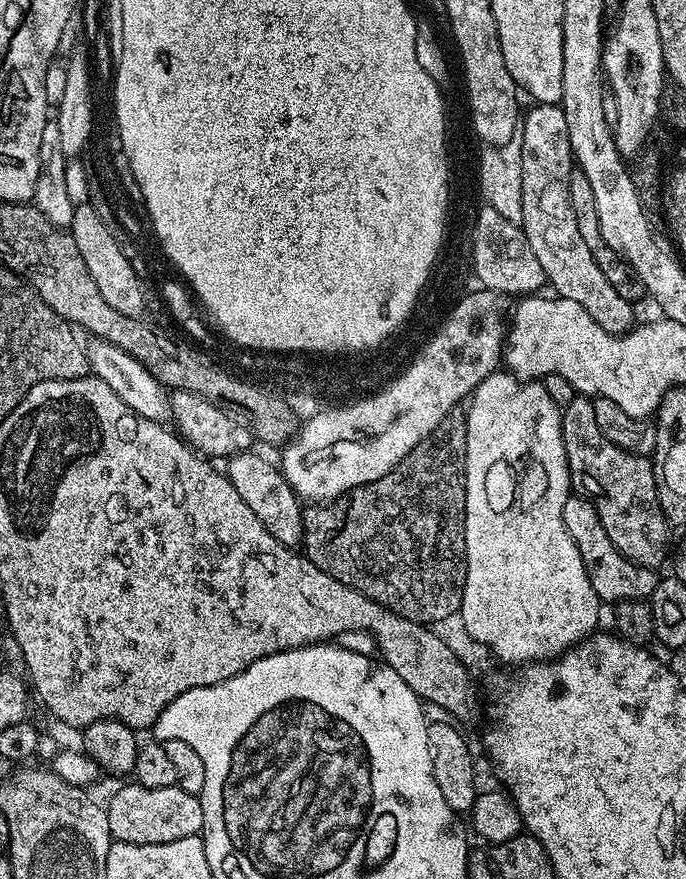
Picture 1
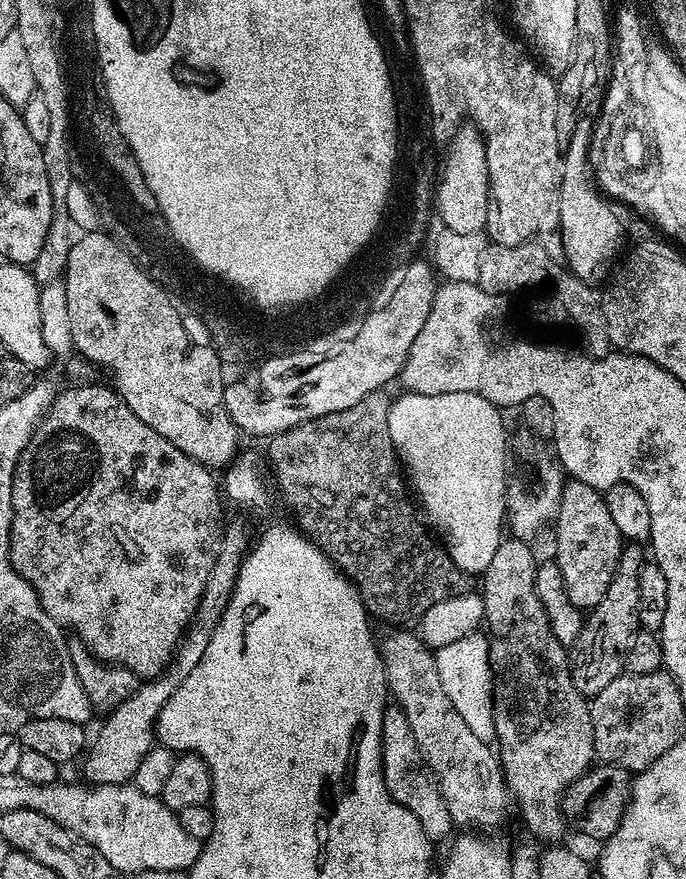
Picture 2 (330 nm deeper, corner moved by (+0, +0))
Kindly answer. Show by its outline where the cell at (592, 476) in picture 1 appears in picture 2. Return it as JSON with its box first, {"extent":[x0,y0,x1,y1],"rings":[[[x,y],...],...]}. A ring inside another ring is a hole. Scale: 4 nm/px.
{"extent":[554,479,626,610],"rings":[[[569,479],[560,490],[560,505],[556,508],[556,556],[554,562],[560,571],[566,594],[575,608],[590,610],[602,602],[602,594],[614,578],[620,554],[626,541],[610,518],[601,489]]]}

